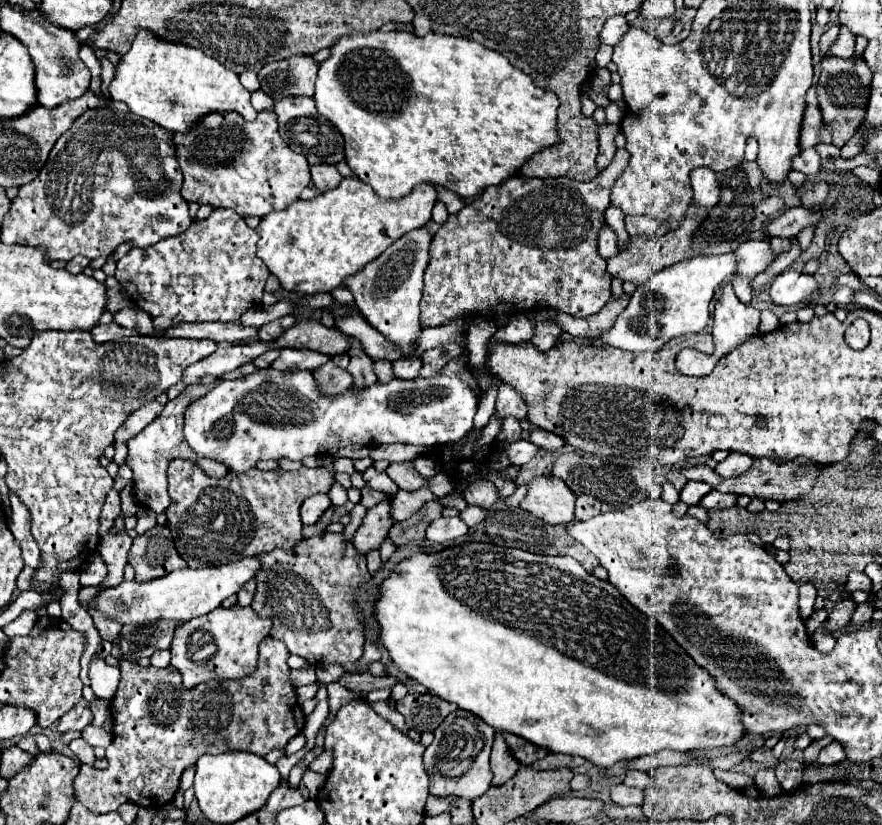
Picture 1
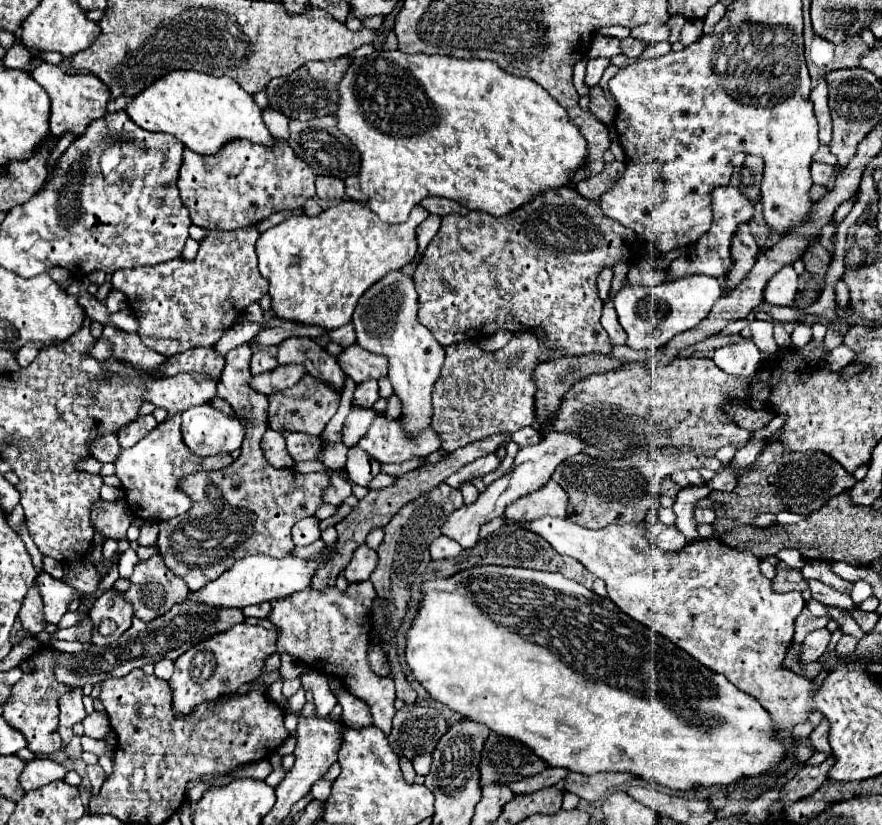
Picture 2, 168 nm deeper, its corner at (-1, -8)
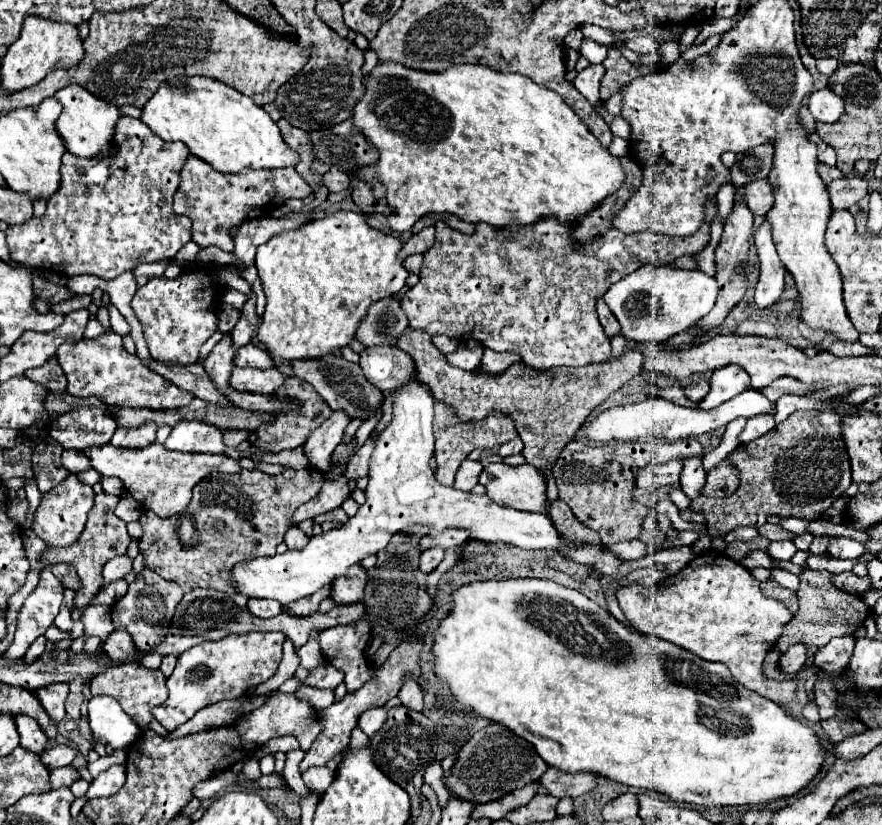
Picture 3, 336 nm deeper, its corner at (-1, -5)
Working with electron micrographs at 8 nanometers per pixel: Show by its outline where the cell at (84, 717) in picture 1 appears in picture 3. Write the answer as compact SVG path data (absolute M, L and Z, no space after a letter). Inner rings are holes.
M55 683L47 685L41 689L35 689L35 695L39 697L41 705L49 713L49 717L59 723L67 713L65 713L65 701L69 697L69 685L67 683Z

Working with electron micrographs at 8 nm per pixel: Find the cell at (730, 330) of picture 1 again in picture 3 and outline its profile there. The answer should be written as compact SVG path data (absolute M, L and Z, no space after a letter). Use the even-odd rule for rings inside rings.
M737 365L721 367L719 371L711 373L711 389L705 395L705 399L699 403L699 409L713 409L749 387L751 387L749 373L743 367Z

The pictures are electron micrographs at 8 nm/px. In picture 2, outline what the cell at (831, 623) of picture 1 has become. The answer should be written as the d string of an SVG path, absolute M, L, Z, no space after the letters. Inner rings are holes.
M827 628L807 634L803 644L801 644L801 650L799 650L799 662L807 664L807 662L819 660L819 656L823 656L825 650L827 650L829 640L831 640L831 634L829 634Z

